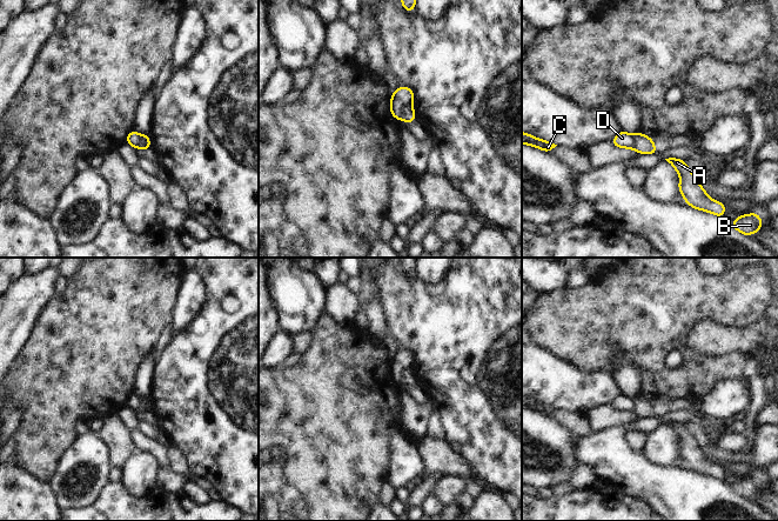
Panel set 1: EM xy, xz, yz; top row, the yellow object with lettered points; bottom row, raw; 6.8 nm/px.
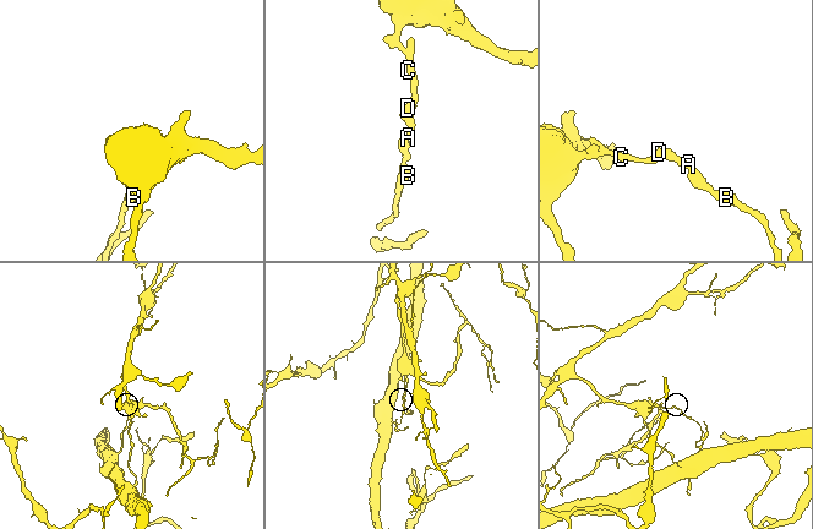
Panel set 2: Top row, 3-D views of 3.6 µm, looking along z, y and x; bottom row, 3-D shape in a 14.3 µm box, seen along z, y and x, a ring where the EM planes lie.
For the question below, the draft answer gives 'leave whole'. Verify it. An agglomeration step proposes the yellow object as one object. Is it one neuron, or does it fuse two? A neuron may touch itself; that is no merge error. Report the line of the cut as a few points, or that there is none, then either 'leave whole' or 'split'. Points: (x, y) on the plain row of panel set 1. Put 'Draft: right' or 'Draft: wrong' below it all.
cut xz (410, 367), (402, 371), (400, 382); split
Draft: wrong

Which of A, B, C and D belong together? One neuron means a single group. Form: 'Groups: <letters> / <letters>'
Groups: A B / C D.

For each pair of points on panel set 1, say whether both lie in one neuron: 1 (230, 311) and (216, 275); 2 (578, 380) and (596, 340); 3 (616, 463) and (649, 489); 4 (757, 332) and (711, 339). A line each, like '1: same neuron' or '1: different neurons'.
1: same neuron
2: different neurons
3: same neuron
4: same neuron

